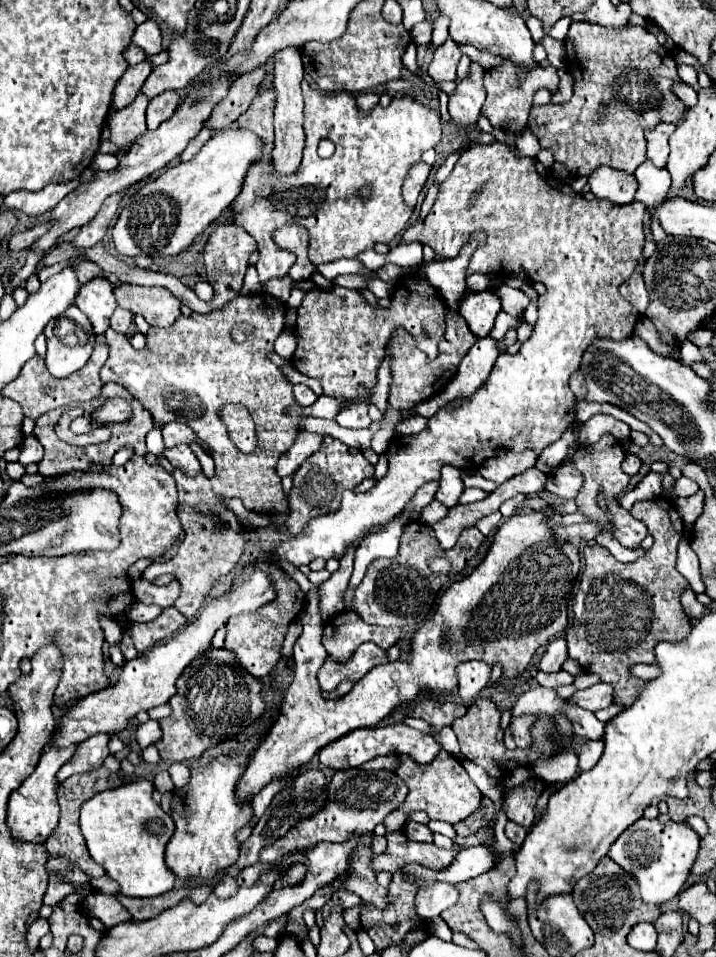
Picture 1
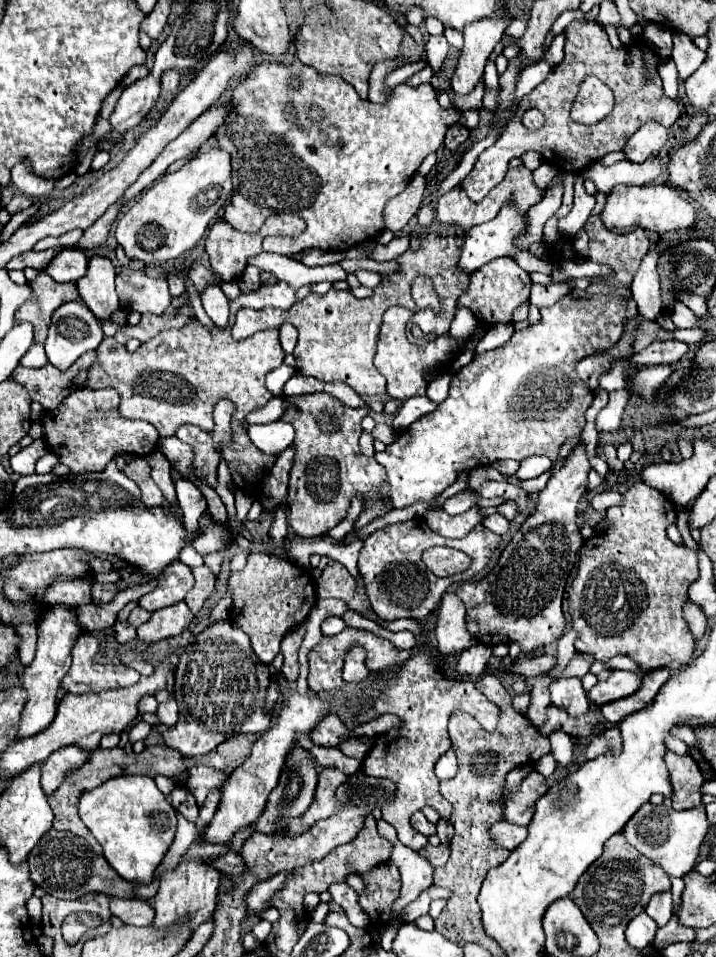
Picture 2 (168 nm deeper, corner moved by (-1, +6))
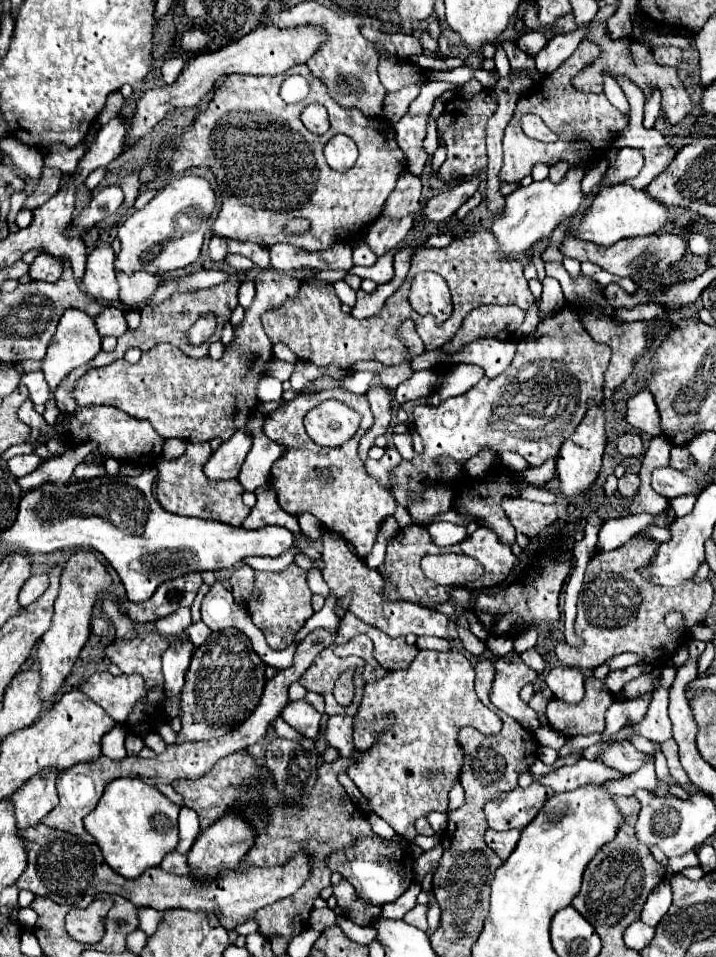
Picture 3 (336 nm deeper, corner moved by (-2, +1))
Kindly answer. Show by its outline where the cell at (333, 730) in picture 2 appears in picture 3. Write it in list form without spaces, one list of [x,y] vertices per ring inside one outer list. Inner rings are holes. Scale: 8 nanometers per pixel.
[[[291,701],[283,711],[281,717],[295,727],[303,737],[307,739],[317,739],[319,737],[319,727],[321,727],[321,713],[315,711],[309,703],[305,701]]]

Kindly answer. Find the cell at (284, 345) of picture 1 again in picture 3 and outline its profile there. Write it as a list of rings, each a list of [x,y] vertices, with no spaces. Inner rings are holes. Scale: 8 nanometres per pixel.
[[[275,345],[273,347],[273,355],[275,359],[281,359],[281,361],[289,361],[289,363],[297,363],[297,357],[291,353],[291,349],[287,345]]]

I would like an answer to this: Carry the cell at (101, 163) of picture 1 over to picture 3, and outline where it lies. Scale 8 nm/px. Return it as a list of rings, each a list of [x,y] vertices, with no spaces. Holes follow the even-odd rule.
[[[99,167],[99,169],[95,169],[93,173],[89,173],[89,177],[85,179],[85,187],[93,191],[93,189],[95,189],[95,187],[97,187],[97,185],[103,181],[105,173],[107,173],[107,169],[105,169],[105,167]]]

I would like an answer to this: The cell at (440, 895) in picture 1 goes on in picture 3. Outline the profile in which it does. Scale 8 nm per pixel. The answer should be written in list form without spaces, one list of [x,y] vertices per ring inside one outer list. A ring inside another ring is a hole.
[[[415,905],[403,919],[405,919],[405,923],[409,923],[409,925],[415,925],[415,927],[419,927],[419,929],[423,929],[423,931],[427,931],[427,905]]]

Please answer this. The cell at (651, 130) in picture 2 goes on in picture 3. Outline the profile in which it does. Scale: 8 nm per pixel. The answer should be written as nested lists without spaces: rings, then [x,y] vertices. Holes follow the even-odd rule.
[[[623,147],[617,153],[615,165],[605,173],[605,183],[607,185],[617,185],[623,183],[625,179],[635,177],[643,167],[643,155],[639,155],[639,151],[635,151],[633,147]]]

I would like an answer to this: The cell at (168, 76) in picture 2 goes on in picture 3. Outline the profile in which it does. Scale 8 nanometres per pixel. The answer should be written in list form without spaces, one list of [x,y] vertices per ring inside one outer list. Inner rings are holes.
[[[167,59],[167,61],[163,63],[163,67],[161,67],[163,81],[165,81],[167,85],[175,83],[175,79],[177,79],[177,77],[179,77],[179,73],[183,71],[183,67],[185,67],[183,59]]]

